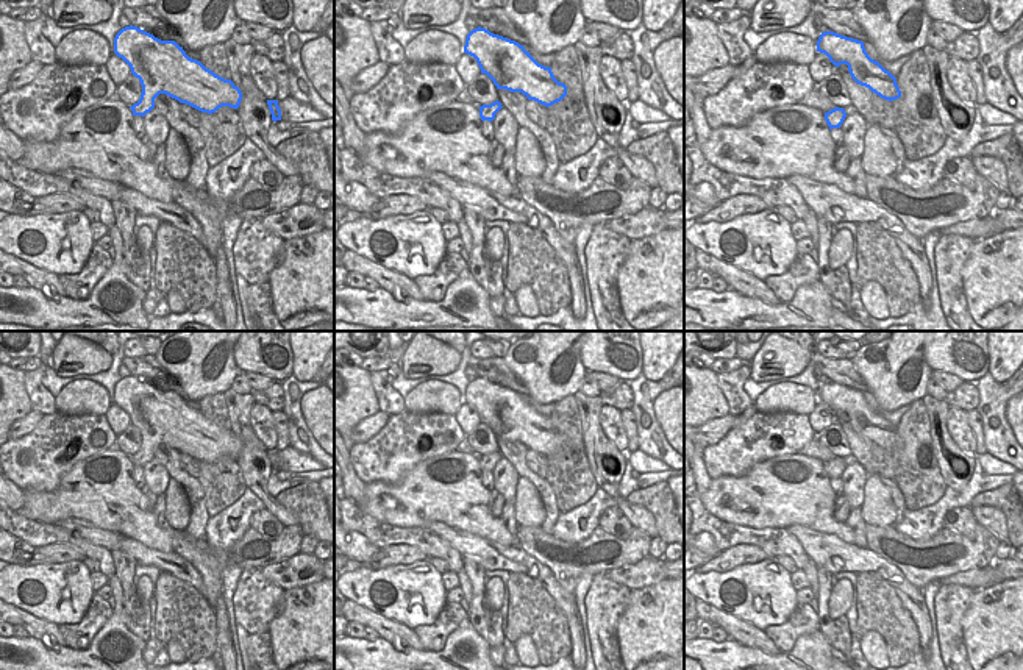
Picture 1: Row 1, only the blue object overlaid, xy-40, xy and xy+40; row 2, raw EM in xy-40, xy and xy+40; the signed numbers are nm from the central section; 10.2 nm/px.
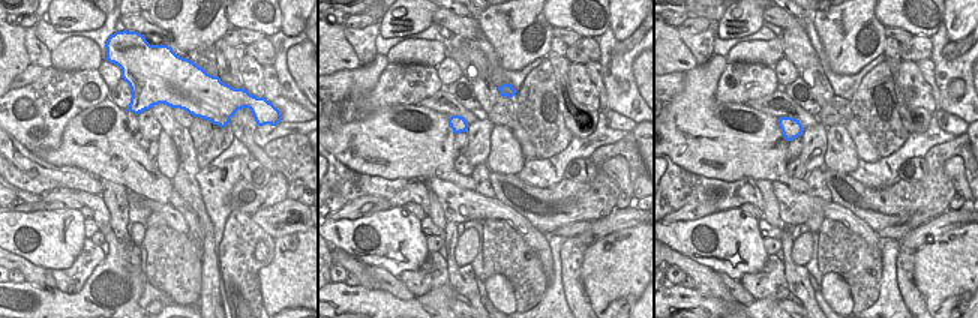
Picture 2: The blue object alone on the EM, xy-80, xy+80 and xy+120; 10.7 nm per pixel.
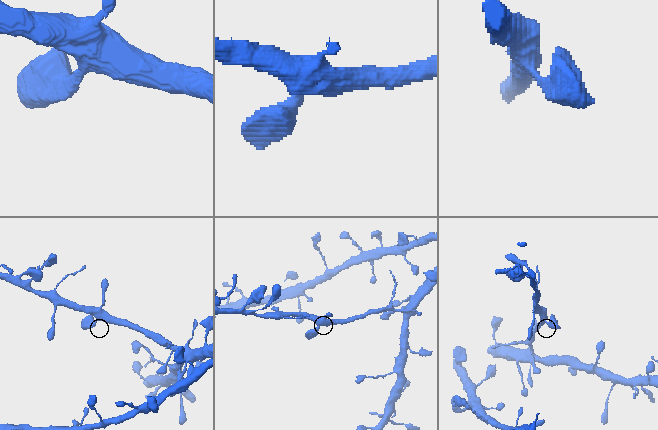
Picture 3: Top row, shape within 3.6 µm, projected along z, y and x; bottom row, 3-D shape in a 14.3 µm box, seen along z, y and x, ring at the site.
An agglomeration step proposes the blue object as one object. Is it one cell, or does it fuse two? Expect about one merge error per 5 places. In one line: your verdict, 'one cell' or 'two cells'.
one cell

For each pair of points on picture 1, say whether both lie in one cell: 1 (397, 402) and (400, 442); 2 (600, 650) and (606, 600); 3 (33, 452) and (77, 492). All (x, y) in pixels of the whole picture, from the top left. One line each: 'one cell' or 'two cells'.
1: two cells
2: one cell
3: two cells

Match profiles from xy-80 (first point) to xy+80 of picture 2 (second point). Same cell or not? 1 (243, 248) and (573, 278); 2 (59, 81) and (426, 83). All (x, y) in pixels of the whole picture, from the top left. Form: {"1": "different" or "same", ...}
{"1": "same", "2": "same"}

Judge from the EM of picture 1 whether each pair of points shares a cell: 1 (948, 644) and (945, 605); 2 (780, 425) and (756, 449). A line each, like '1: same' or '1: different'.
1: same
2: same

